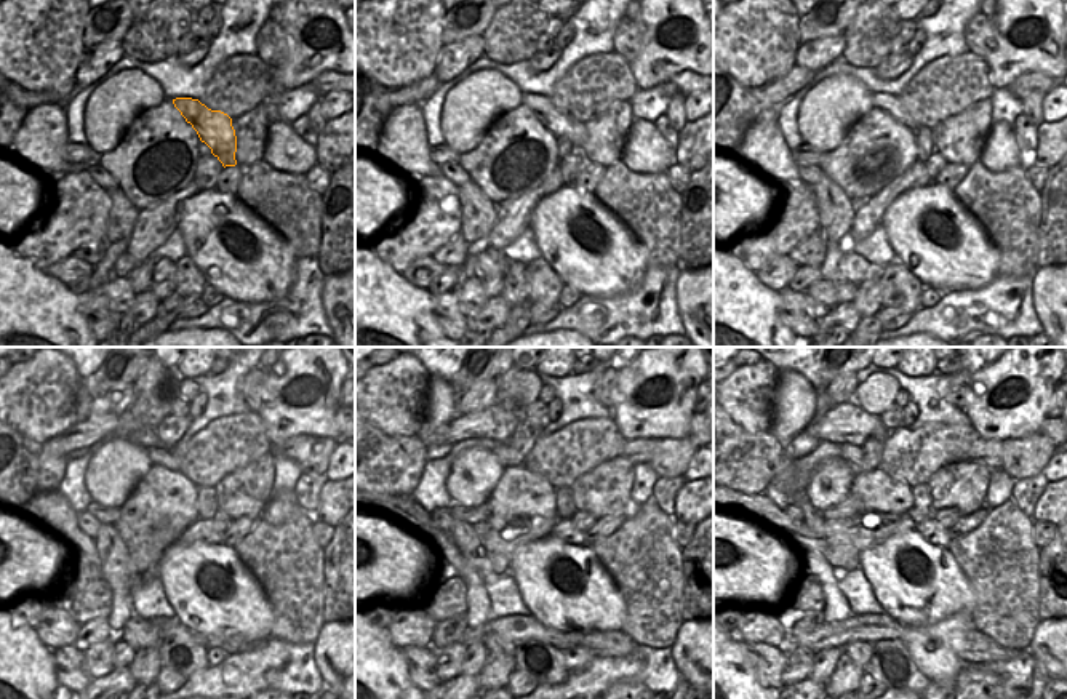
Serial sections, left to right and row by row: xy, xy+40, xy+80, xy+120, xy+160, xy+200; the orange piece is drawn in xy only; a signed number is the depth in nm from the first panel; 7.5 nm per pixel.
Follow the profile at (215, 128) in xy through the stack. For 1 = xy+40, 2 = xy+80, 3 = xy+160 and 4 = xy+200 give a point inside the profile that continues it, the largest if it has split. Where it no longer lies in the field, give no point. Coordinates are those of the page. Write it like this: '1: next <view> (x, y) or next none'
1: next xy+40 (559, 123)
2: next xy+80 (891, 104)
3: next xy+160 (506, 456)
4: next xy+200 (850, 453)

